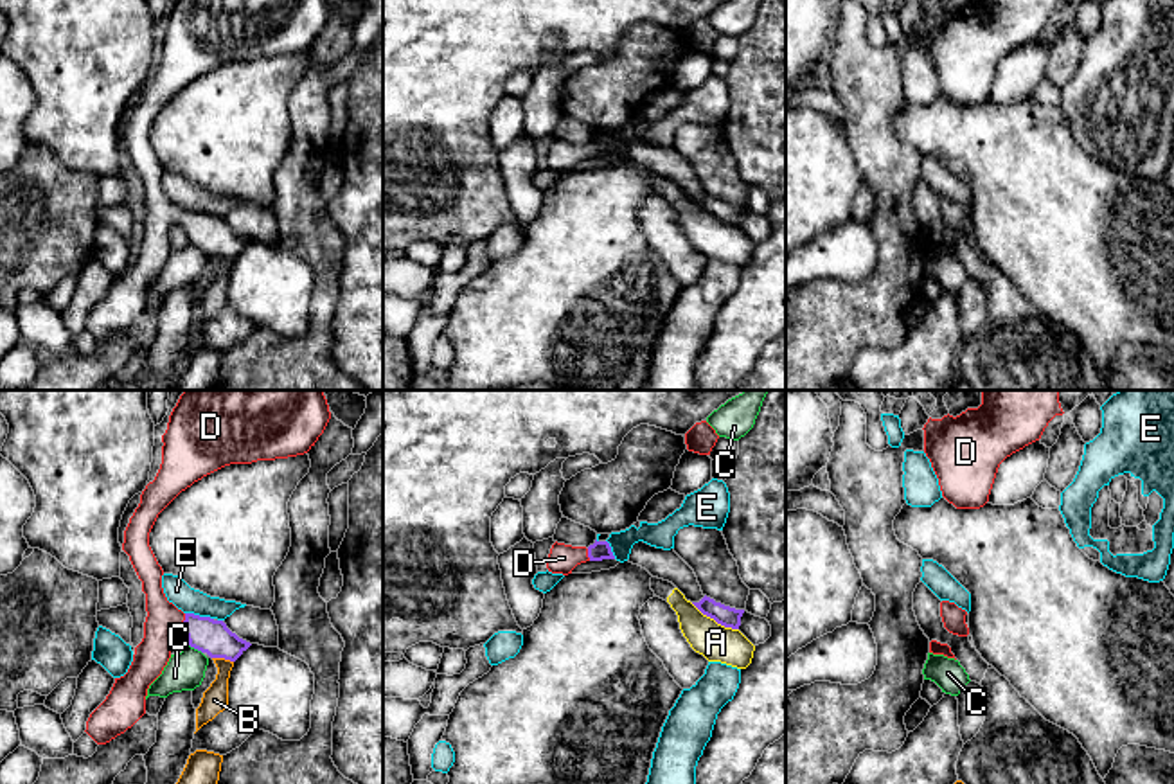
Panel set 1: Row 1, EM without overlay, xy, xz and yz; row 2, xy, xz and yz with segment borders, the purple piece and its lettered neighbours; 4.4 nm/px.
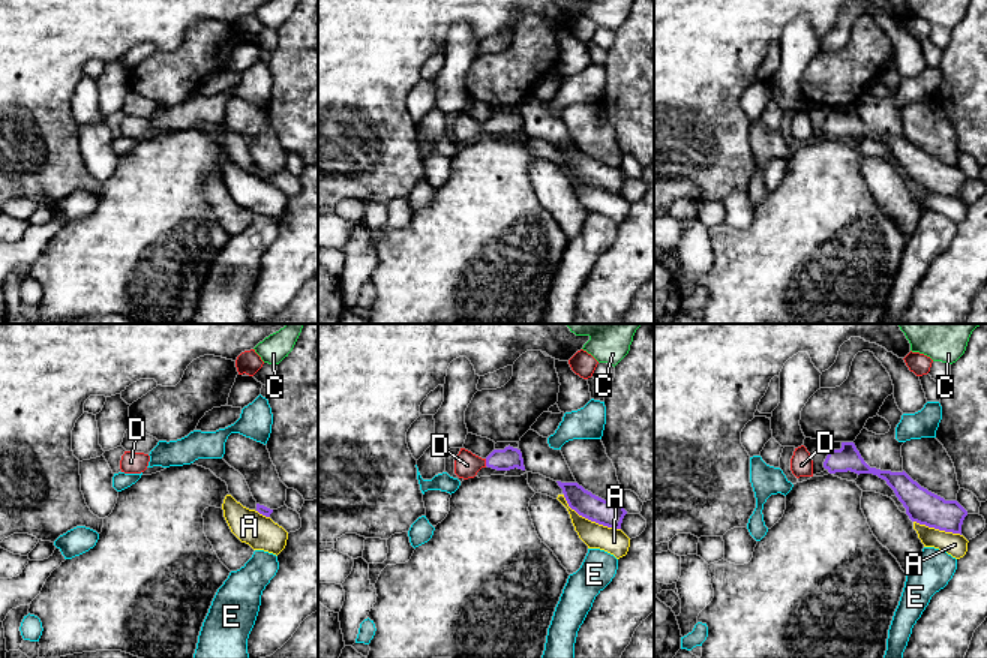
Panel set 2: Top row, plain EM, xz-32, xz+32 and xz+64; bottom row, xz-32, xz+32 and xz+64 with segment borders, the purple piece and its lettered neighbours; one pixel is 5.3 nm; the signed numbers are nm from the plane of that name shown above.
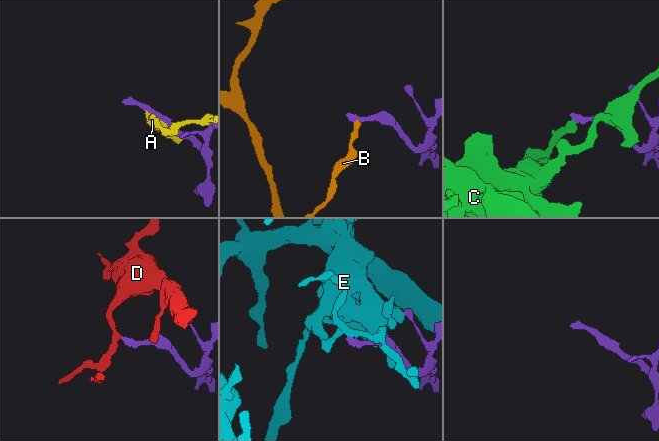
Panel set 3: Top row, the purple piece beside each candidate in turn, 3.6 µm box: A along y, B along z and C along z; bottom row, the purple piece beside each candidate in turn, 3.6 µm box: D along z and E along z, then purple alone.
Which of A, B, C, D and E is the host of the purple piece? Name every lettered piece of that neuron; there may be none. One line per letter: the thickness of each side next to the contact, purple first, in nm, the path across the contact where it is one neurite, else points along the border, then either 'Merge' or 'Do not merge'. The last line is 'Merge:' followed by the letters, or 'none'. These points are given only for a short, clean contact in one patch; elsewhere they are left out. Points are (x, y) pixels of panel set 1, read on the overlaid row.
A: Thickness 90 nm (purple) against 160 nm. Do not merge
B: Thickness 160 nm (purple) against 120 nm. Boundary: xy (213, 657), (223, 657), (232, 662). Do not merge
C: Thickness 160 nm (purple) against 170 nm. Boundary: xy (189, 644), (202, 653). Do not merge
D: Thickness 160 nm (purple) against 160 nm. Path across: xy (204, 633), (184, 621), (157, 637), (151, 655). Merge
E: Thickness 160 nm (purple) against 120 nm. Do not merge
Merge: D

